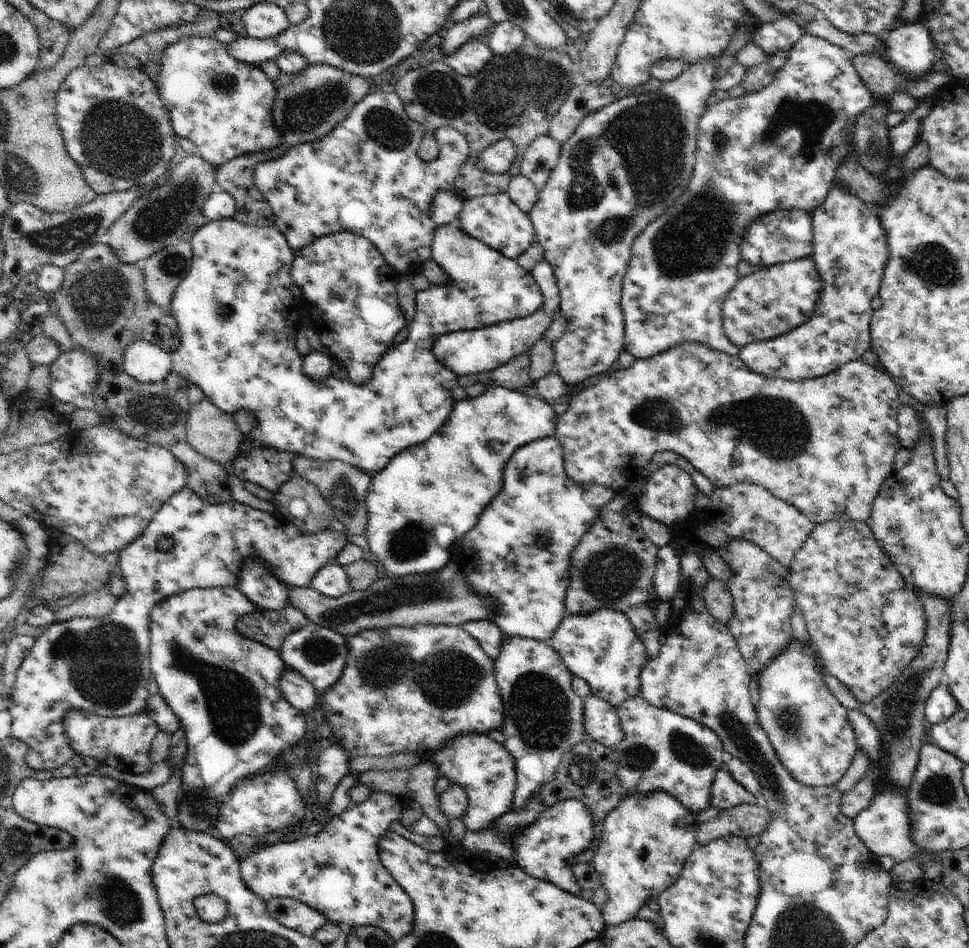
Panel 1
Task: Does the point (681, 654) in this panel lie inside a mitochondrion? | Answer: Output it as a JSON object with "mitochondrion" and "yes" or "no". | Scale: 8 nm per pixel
{"mitochondrion":"no"}

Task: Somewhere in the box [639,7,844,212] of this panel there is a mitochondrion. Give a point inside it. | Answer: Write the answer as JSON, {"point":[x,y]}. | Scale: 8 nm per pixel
{"point":[723,139]}

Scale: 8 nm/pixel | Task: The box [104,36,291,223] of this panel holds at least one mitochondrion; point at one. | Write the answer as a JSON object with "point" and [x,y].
{"point":[220,82]}

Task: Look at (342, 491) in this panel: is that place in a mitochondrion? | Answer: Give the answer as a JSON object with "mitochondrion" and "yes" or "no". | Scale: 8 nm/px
{"mitochondrion":"yes"}

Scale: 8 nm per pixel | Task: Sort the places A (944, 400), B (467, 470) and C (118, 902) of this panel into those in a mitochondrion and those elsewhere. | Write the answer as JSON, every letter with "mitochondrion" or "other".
{"A":"other","B":"mitochondrion","C":"mitochondrion"}

